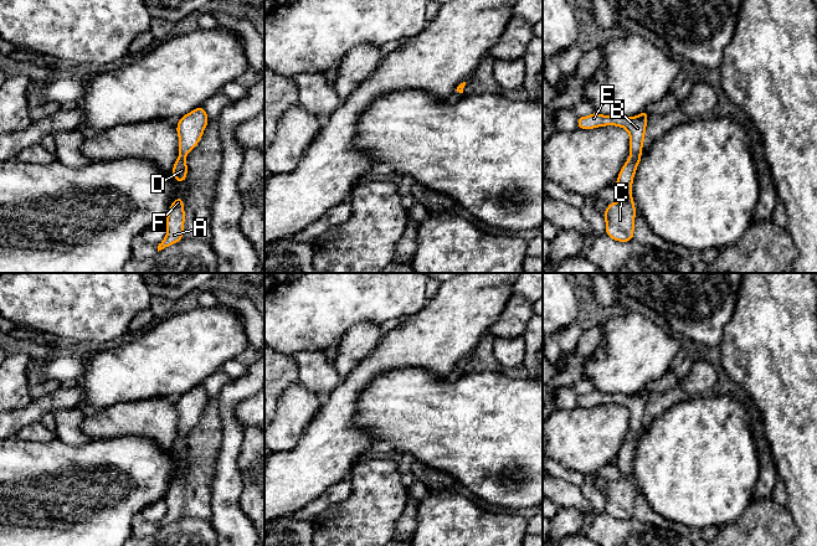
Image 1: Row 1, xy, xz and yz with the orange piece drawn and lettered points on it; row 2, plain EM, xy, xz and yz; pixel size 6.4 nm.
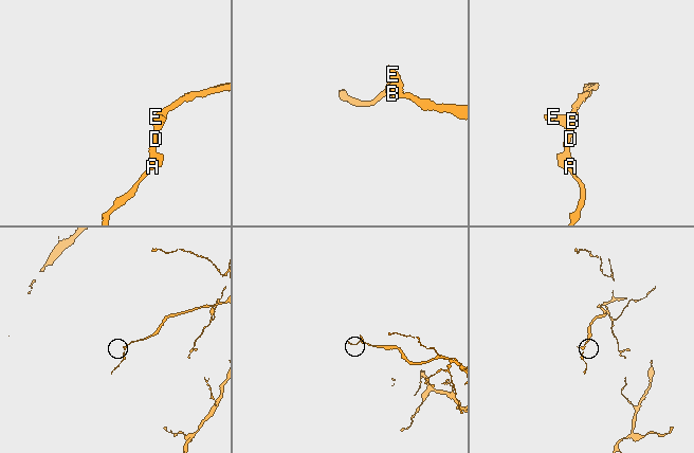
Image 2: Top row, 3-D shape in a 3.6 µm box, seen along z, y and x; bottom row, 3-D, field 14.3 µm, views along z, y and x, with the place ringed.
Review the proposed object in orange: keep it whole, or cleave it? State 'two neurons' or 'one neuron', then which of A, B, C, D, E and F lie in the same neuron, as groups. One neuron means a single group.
one neuron | A B C D E F

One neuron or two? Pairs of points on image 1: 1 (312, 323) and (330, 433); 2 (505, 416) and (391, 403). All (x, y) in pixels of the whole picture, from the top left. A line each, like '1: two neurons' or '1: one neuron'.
1: two neurons
2: one neuron

